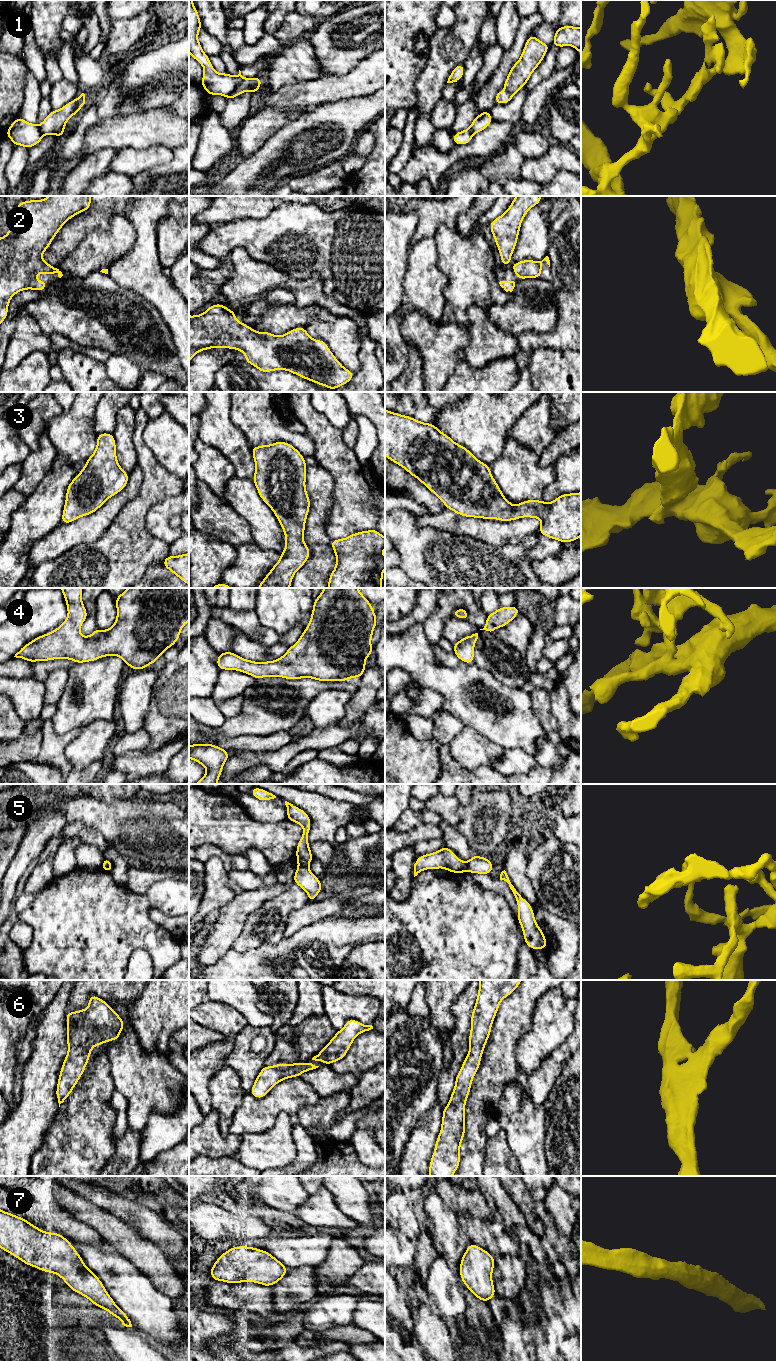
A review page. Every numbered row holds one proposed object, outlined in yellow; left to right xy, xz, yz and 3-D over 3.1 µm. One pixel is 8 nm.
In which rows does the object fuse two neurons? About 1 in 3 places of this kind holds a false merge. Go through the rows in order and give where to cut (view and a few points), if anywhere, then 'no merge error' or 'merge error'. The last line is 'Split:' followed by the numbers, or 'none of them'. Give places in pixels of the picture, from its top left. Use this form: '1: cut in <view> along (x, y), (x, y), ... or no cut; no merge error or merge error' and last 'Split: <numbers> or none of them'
1: cut in xz along (243, 79), (227, 97); merge error
2: no cut; no merge error
3: no cut; no merge error
4: no cut; no merge error
5: cut in xz along (298, 864), (307, 866); merge error
6: no cut; no merge error
7: no cut; no merge error
Split: 1, 5

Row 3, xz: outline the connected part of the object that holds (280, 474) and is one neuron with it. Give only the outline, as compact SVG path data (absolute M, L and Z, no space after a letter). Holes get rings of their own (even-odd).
M279 441L271 445L260 445L251 448L256 466L252 478L260 498L271 508L285 534L285 550L280 560L257 588L290 588L294 574L310 557L309 547L304 542L306 519L310 510L310 498L306 491L307 464L304 456L291 444Z

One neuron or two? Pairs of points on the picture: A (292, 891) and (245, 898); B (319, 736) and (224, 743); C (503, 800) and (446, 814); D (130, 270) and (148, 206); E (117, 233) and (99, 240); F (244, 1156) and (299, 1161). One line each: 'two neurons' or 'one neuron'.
A: two neurons
B: two neurons
C: two neurons
D: one neuron
E: one neuron
F: two neurons

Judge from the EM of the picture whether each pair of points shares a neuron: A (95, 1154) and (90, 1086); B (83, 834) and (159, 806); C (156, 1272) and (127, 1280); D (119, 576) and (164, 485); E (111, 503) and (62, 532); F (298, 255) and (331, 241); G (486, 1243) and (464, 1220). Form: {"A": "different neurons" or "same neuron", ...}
{"A": "same neuron", "B": "different neurons", "C": "different neurons", "D": "same neuron", "E": "same neuron", "F": "same neuron", "G": "same neuron"}

